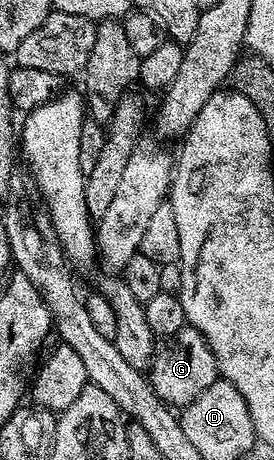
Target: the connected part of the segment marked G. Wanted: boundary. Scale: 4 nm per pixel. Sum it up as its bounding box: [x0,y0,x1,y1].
[149,325,220,409]

